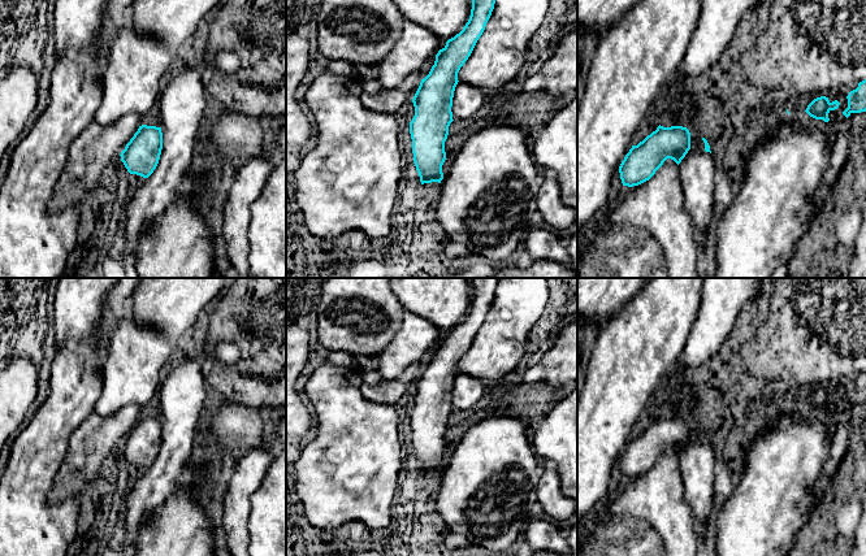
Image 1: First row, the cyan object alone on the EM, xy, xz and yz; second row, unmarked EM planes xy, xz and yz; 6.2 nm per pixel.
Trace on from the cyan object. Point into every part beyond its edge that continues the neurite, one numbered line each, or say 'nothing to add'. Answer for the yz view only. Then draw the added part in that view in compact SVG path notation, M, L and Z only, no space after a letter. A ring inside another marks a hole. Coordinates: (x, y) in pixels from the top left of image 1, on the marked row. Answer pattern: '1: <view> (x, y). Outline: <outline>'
nothing to add

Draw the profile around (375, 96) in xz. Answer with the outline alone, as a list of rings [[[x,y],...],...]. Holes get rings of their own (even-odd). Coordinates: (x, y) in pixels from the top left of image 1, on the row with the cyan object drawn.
[[[419,71],[411,73],[398,87],[386,88],[378,79],[363,83],[360,101],[369,110],[394,114],[403,104],[411,101],[420,86]]]

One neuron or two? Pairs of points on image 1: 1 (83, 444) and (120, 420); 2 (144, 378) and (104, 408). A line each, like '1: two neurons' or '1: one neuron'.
1: one neuron
2: one neuron

